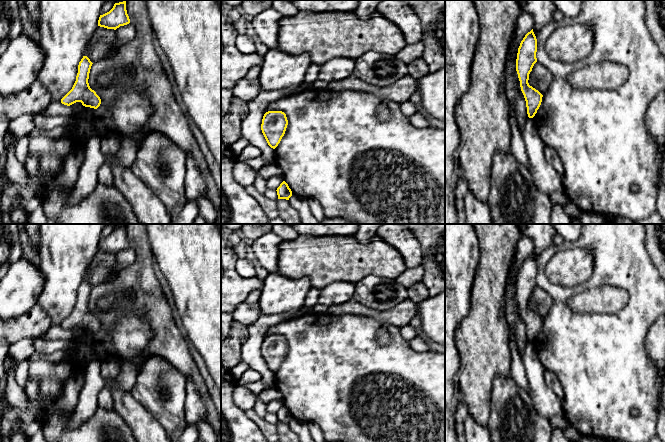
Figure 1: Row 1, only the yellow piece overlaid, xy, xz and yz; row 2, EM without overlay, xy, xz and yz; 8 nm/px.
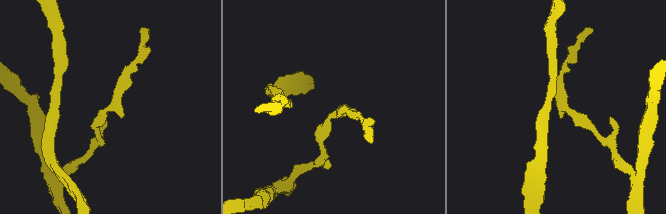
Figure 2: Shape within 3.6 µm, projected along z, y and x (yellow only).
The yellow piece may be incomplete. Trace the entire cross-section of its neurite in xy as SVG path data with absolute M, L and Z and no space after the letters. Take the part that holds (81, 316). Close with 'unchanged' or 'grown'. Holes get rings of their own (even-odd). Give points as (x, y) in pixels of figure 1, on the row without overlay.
M83 280L78 289L76 305L72 313L61 323L61 327L70 330L81 326L83 330L97 333L101 328L100 321L89 310L88 303L92 286Z | unchanged

